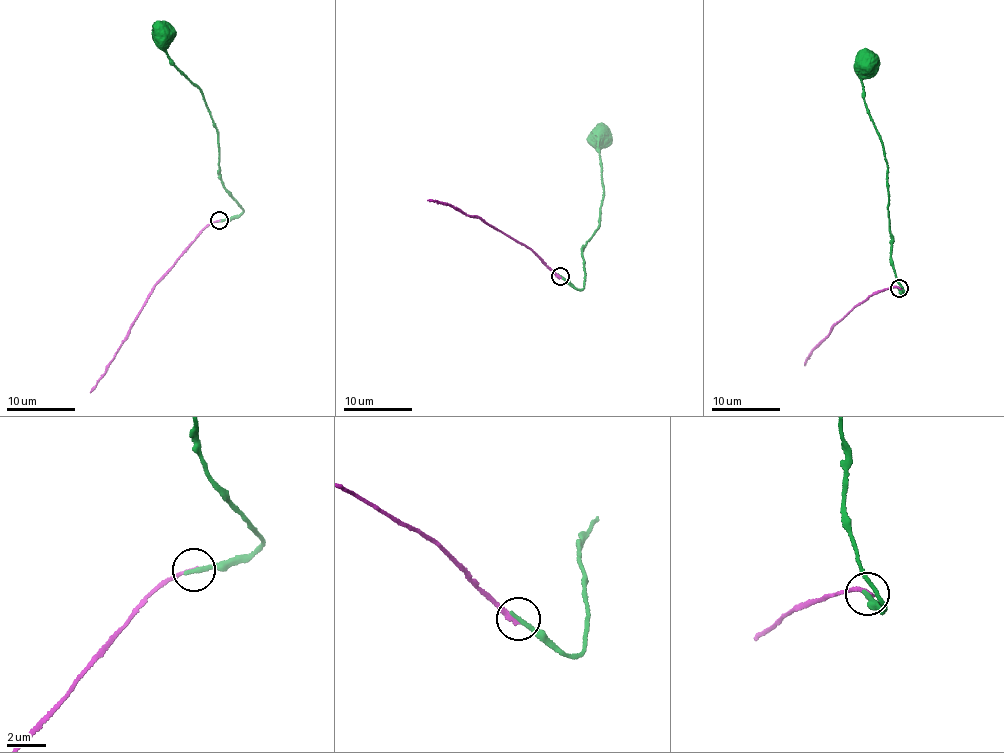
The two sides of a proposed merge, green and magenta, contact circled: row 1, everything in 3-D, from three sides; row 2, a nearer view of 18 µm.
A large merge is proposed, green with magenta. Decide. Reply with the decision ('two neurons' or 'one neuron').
two neurons

